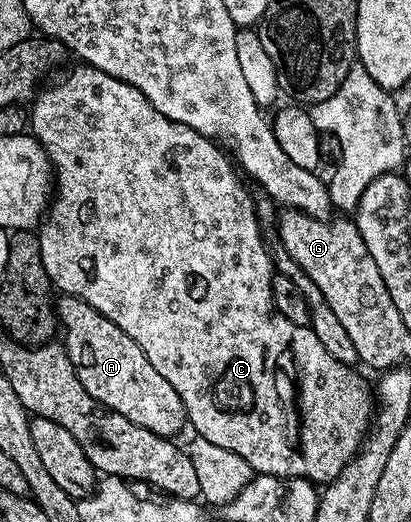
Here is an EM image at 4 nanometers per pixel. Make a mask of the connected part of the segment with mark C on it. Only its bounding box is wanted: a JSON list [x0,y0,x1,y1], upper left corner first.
[28,66,376,485]

